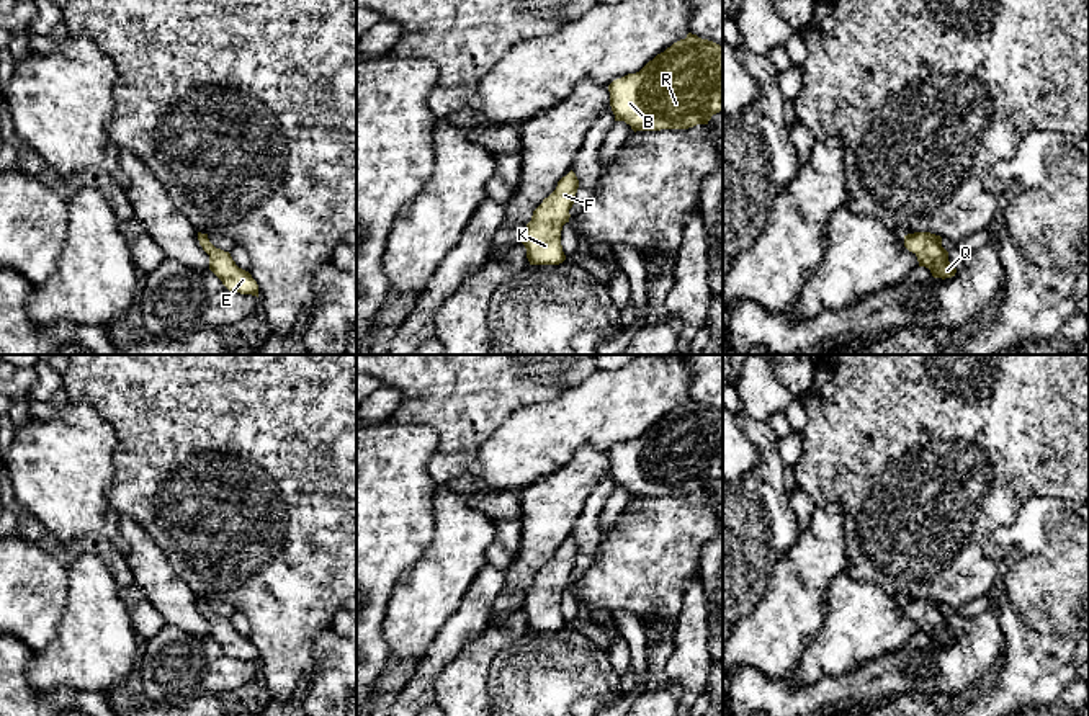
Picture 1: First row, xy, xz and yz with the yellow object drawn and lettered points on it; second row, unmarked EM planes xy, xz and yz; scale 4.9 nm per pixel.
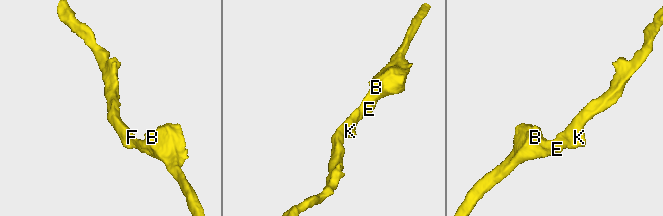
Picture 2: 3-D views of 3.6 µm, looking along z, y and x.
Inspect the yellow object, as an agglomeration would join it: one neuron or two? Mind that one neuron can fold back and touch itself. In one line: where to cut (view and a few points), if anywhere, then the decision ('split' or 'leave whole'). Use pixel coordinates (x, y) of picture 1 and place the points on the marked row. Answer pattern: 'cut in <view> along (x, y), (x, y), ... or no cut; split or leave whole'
no cut; leave whole

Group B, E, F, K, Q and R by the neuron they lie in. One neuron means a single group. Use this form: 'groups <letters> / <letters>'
groups B E F K Q R

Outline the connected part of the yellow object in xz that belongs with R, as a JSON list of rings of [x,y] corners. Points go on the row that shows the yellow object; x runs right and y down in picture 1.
[[[688,33],[639,72],[613,80],[608,92],[615,121],[625,121],[634,132],[708,124],[713,114],[723,111],[723,46]]]

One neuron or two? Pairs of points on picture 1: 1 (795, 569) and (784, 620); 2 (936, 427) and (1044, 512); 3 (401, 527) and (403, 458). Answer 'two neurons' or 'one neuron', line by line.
1: one neuron
2: two neurons
3: one neuron

